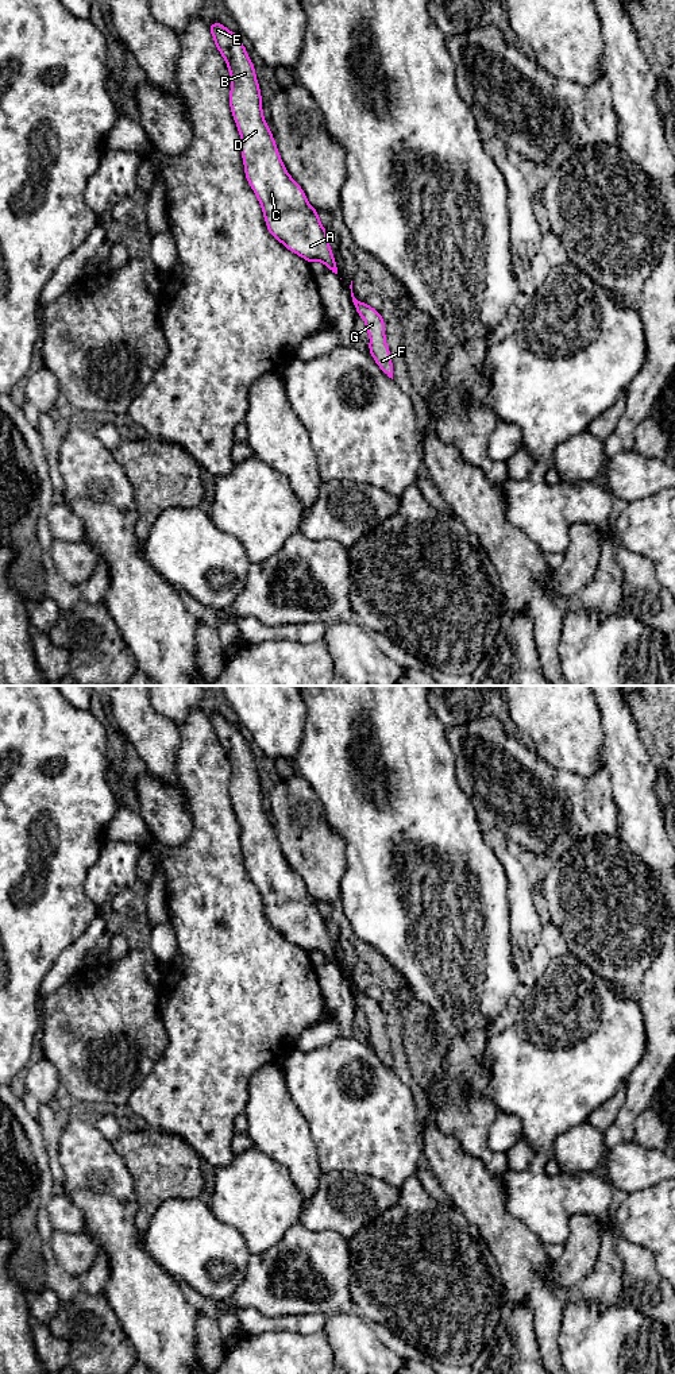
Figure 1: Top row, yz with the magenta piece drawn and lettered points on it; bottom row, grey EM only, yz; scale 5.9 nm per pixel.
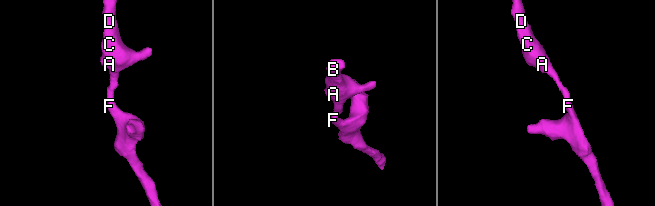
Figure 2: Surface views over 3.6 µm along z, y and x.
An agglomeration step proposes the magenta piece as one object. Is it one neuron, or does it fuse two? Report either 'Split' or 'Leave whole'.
Leave whole

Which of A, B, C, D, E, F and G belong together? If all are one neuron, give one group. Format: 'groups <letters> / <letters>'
groups A B C D E F G

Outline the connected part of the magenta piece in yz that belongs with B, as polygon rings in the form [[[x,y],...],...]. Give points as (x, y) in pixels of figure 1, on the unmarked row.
[[[219,713],[209,722],[231,765],[230,798],[240,823],[246,869],[261,894],[269,923],[306,953],[323,953],[338,965],[328,922],[285,860],[265,813],[259,775],[244,736]]]

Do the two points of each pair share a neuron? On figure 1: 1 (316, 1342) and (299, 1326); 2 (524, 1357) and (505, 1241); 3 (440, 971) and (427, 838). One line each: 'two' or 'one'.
1: two
2: two
3: one

